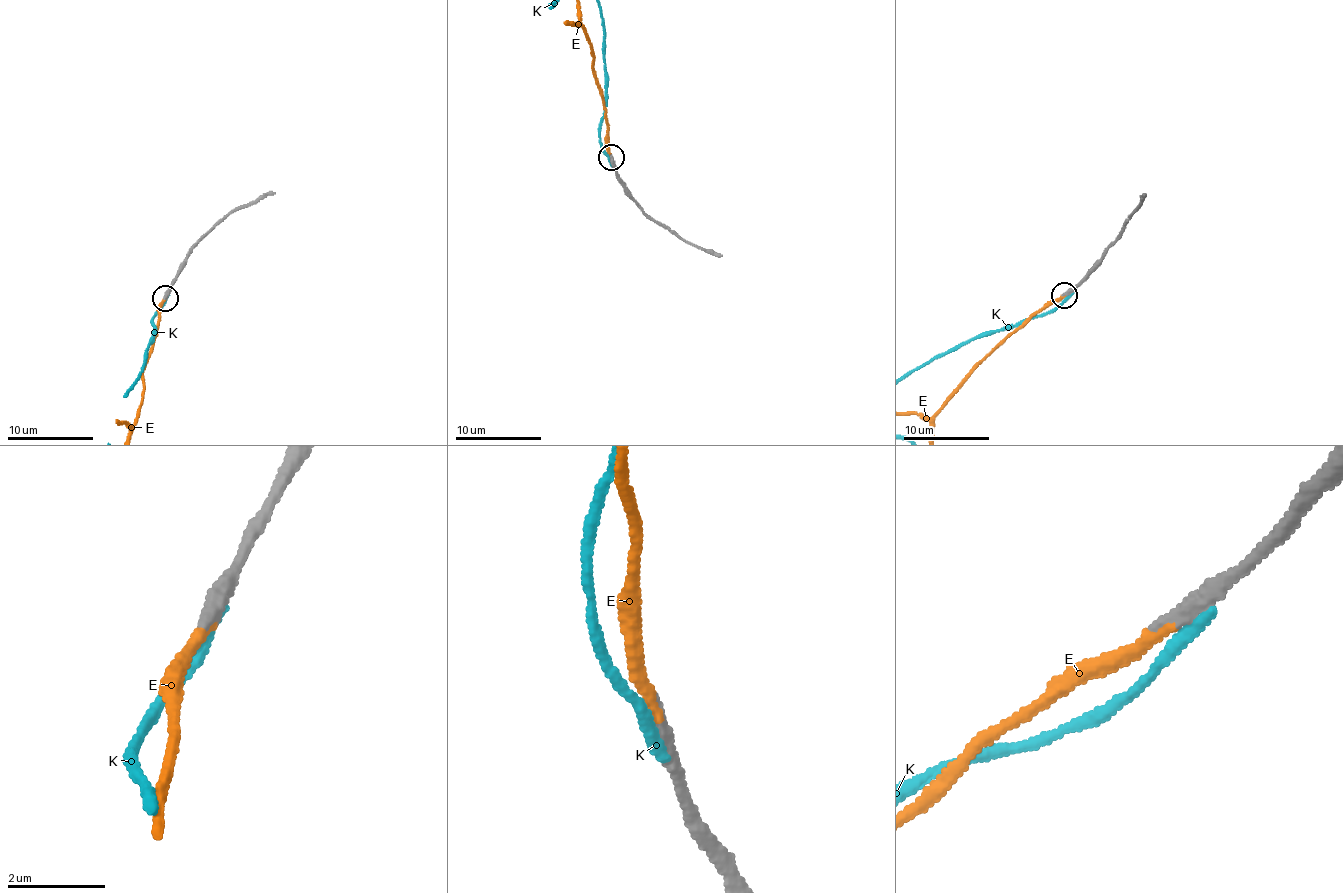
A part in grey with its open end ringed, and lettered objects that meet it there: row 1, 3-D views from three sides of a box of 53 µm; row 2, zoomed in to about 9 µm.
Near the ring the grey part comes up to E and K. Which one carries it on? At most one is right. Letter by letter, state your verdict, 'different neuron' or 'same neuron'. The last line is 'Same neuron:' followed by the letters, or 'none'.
E: same neuron
K: different neuron
Same neuron: E

